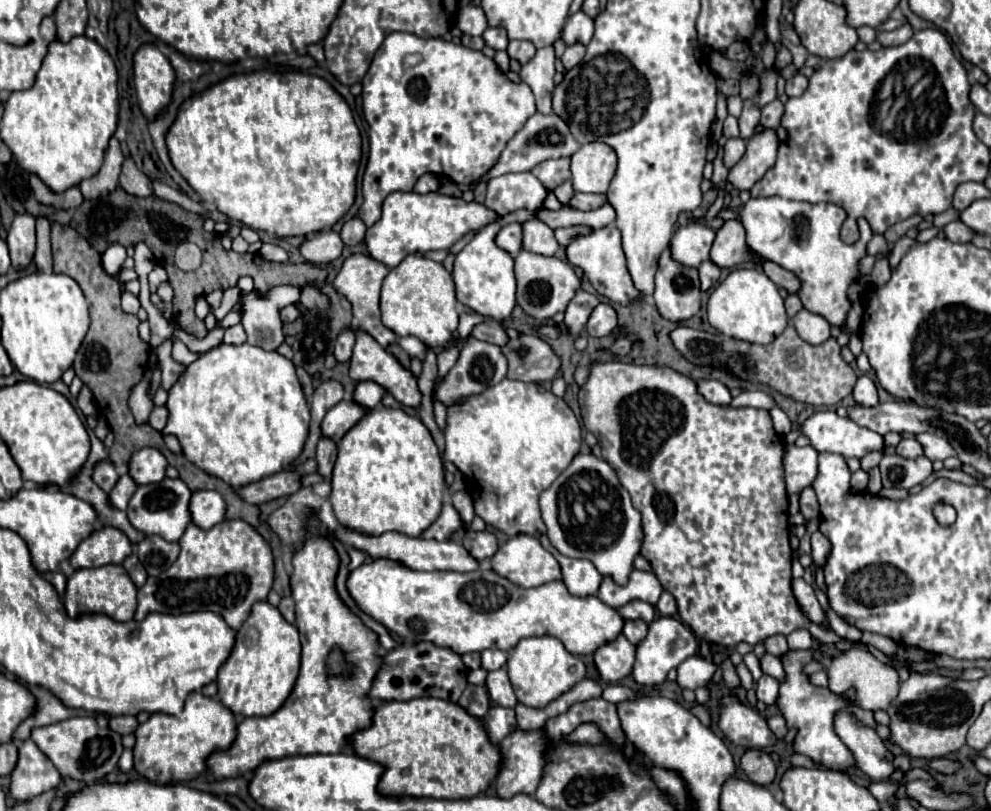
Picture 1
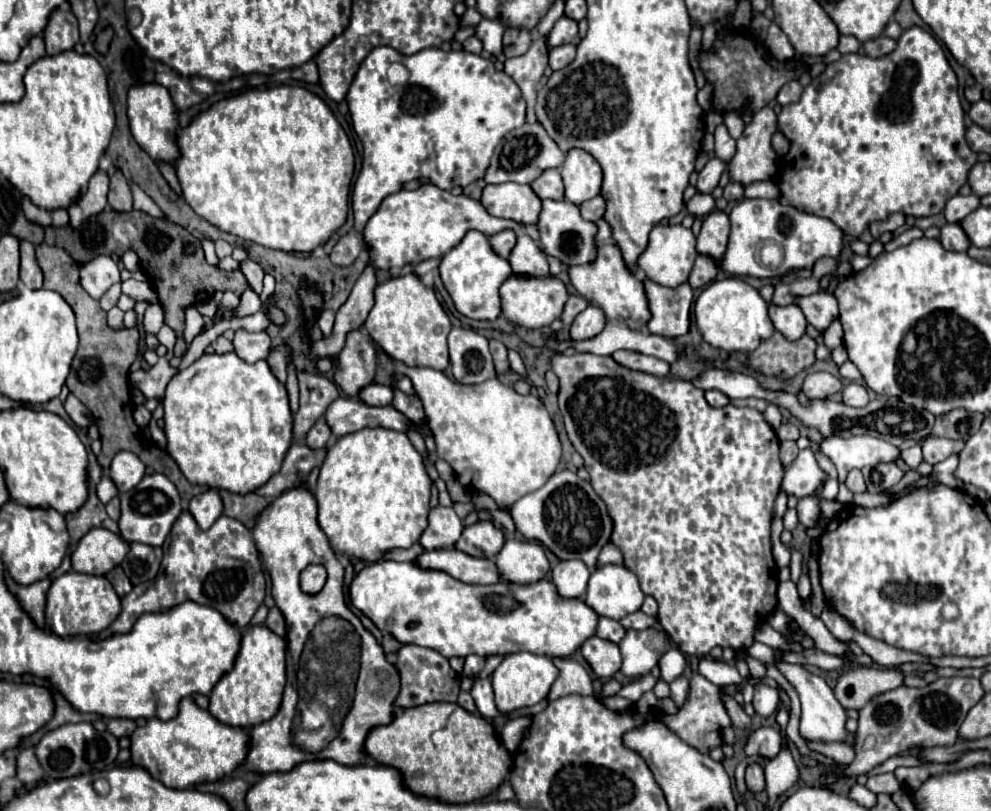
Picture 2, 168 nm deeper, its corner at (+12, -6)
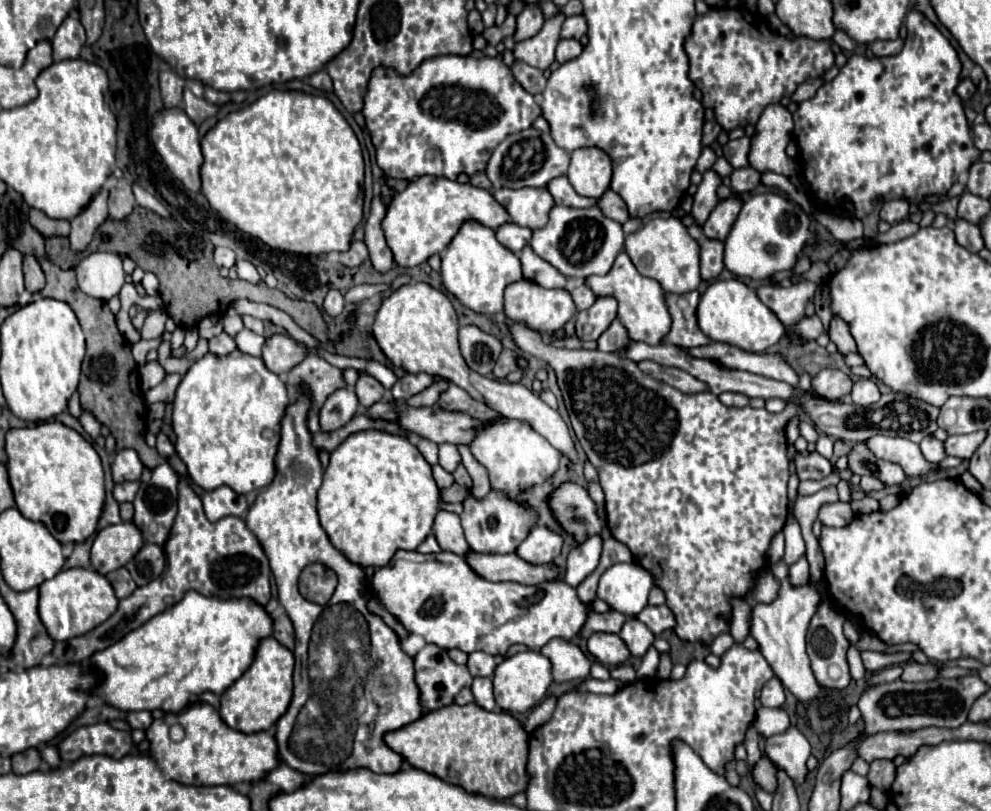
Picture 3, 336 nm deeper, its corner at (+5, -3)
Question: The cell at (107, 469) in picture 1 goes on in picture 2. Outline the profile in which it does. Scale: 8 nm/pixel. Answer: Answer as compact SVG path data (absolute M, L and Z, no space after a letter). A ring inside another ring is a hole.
M105 475L105 477L99 481L99 485L97 485L97 495L99 495L101 503L105 503L105 505L107 505L115 495L119 495L119 491L117 491L115 483Z

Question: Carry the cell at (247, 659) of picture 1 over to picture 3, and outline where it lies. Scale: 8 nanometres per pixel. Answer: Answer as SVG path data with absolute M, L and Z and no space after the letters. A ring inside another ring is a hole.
M272 636L262 638L256 646L254 662L250 668L220 696L220 716L222 720L240 732L260 732L276 724L276 720L288 710L292 700L292 670L294 656L288 648L282 648Z

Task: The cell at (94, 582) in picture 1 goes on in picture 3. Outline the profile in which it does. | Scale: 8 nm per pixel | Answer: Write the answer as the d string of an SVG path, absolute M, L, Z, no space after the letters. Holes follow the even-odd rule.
M84 568L62 570L54 578L44 580L38 590L40 590L38 614L54 640L70 640L74 636L82 636L94 630L104 620L108 620L118 608L118 598L112 584L108 582L106 576L94 570Z

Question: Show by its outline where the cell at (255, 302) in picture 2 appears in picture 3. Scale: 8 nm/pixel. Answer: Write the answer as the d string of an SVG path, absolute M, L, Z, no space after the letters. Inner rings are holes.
M236 260L236 268L238 268L238 278L248 280L250 284L260 284L260 274L256 272L254 264L248 260Z

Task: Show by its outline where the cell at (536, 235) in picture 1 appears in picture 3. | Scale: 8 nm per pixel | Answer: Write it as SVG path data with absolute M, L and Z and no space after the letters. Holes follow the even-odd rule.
M530 246L522 250L520 262L522 262L522 272L526 280L532 280L544 288L564 288L566 286L566 278L550 262L534 254Z

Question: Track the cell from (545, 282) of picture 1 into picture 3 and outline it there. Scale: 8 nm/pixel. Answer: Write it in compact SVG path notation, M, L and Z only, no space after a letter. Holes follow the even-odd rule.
M518 280L514 284L508 284L504 290L504 312L514 322L524 322L532 330L552 334L564 328L564 324L576 314L576 306L568 290L562 288L550 290L550 288L542 288L540 284L534 284L532 280Z

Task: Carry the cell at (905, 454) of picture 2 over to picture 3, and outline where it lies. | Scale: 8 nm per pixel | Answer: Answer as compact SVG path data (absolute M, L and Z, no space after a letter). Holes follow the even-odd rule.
M928 436L920 442L920 450L922 450L922 456L932 462L932 464L938 464L940 460L946 458L946 452L944 452L944 444L940 440L936 440L934 436Z

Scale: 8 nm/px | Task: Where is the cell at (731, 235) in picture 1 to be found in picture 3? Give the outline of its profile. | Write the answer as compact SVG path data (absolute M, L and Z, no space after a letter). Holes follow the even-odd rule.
M736 198L720 200L704 224L704 236L710 240L722 240L724 242L734 220L738 218L740 206L742 206L742 202Z

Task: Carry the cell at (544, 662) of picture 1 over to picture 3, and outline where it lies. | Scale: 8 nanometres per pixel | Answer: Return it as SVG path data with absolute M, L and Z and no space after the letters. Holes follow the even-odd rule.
M536 650L518 652L508 660L502 660L494 670L494 696L496 704L504 712L528 712L532 706L546 698L546 692L552 684L552 664Z

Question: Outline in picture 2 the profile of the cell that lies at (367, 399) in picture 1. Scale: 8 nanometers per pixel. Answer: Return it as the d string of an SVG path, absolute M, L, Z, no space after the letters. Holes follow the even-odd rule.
M369 385L359 393L359 399L363 399L367 405L389 405L393 399L393 389L389 385Z

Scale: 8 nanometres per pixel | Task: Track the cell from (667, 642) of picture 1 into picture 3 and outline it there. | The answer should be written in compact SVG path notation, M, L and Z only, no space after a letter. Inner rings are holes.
M636 618L626 620L626 624L622 626L622 632L620 632L620 638L626 642L630 654L638 656L638 658L642 658L656 640L656 636L646 628L646 624L642 624Z

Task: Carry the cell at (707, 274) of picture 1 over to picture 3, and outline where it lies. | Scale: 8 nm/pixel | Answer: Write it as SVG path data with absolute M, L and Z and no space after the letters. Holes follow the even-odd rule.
M704 240L700 252L702 280L714 280L724 270L724 244L720 240Z

